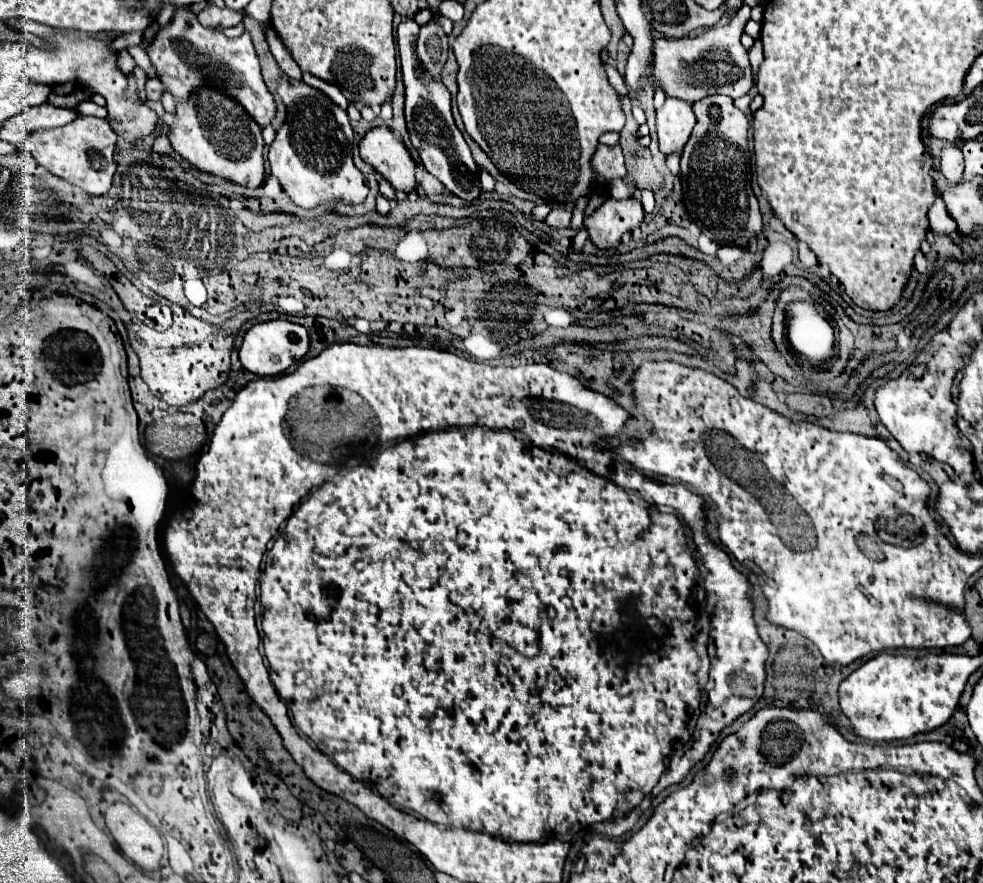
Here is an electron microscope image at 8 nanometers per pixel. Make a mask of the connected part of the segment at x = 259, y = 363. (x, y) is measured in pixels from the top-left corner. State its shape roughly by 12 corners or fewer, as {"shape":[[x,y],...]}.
{"shape":[[277,319],[245,333],[239,359],[273,377],[309,351],[305,327]]}

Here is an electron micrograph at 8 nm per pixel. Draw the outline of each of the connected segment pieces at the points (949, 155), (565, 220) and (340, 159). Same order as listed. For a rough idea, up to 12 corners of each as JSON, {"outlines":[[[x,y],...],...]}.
{"outlines":[[[945,147],[941,171],[949,185],[963,181],[959,147]],[[553,207],[545,217],[551,229],[565,229],[571,221],[567,207]],[[281,73],[287,121],[269,149],[291,201],[359,205],[349,117]]]}

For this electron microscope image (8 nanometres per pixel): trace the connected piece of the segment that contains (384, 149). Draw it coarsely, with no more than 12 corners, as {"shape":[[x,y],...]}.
{"shape":[[387,127],[359,143],[361,159],[395,191],[417,189],[415,161]]}

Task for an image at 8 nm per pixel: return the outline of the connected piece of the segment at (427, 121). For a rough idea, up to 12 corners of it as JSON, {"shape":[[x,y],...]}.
{"shape":[[403,19],[397,45],[409,139],[453,195],[481,195],[479,169],[453,121],[451,95],[425,81],[419,25]]}

